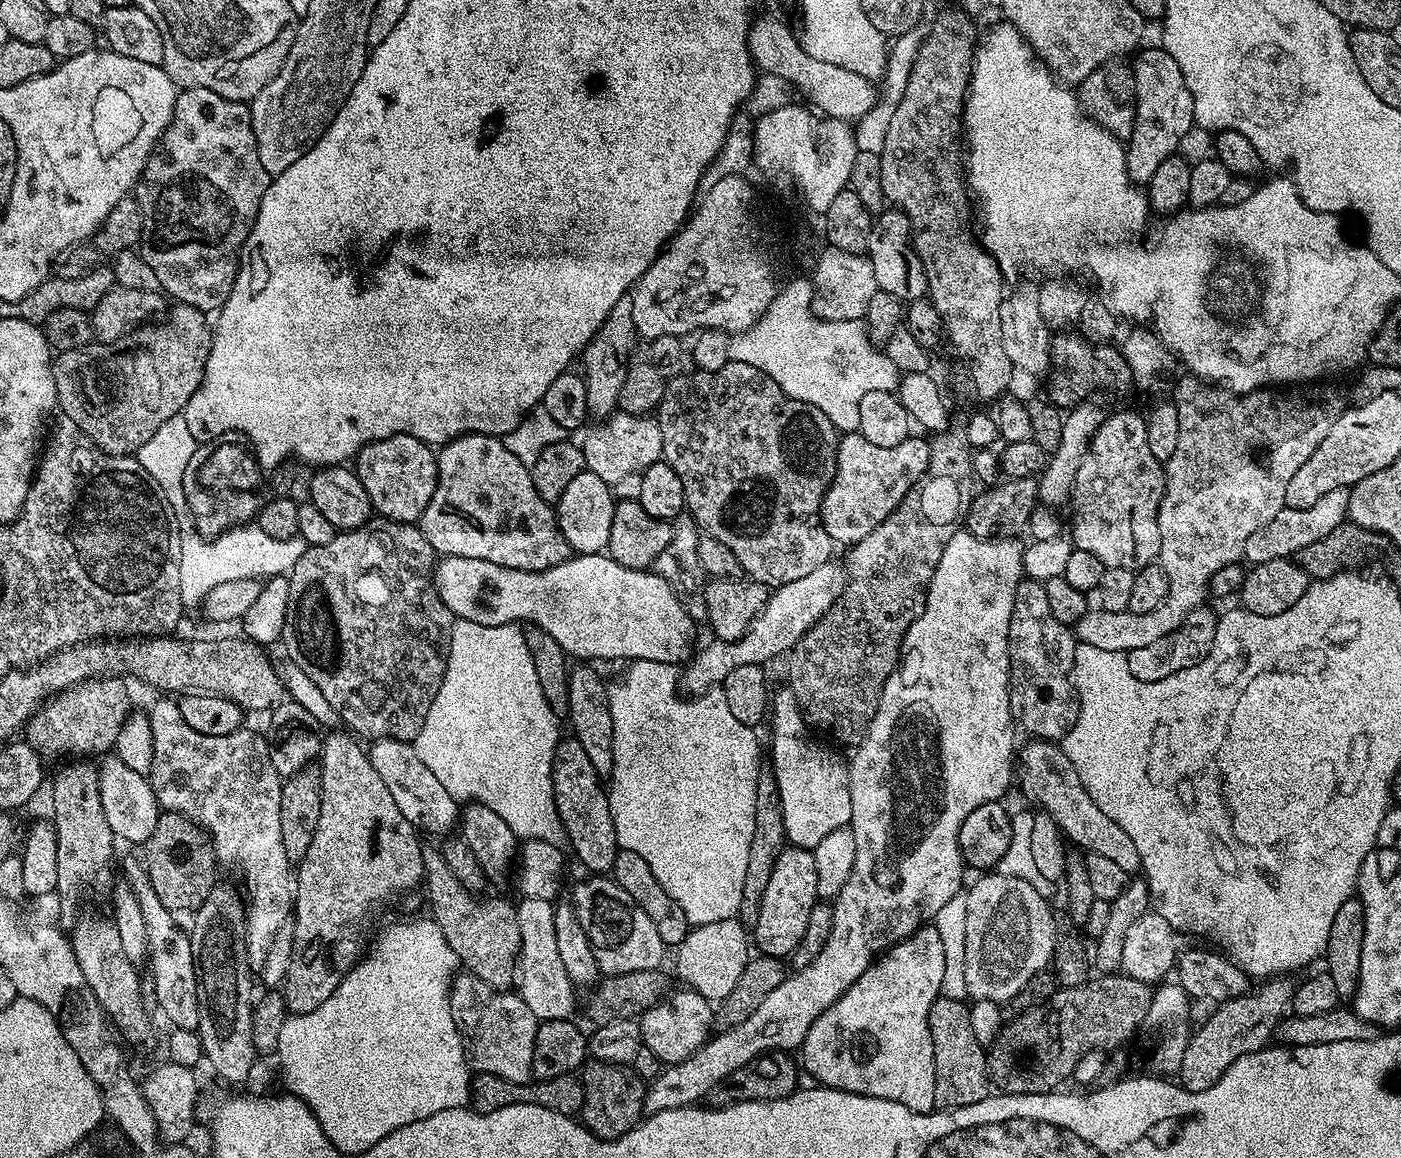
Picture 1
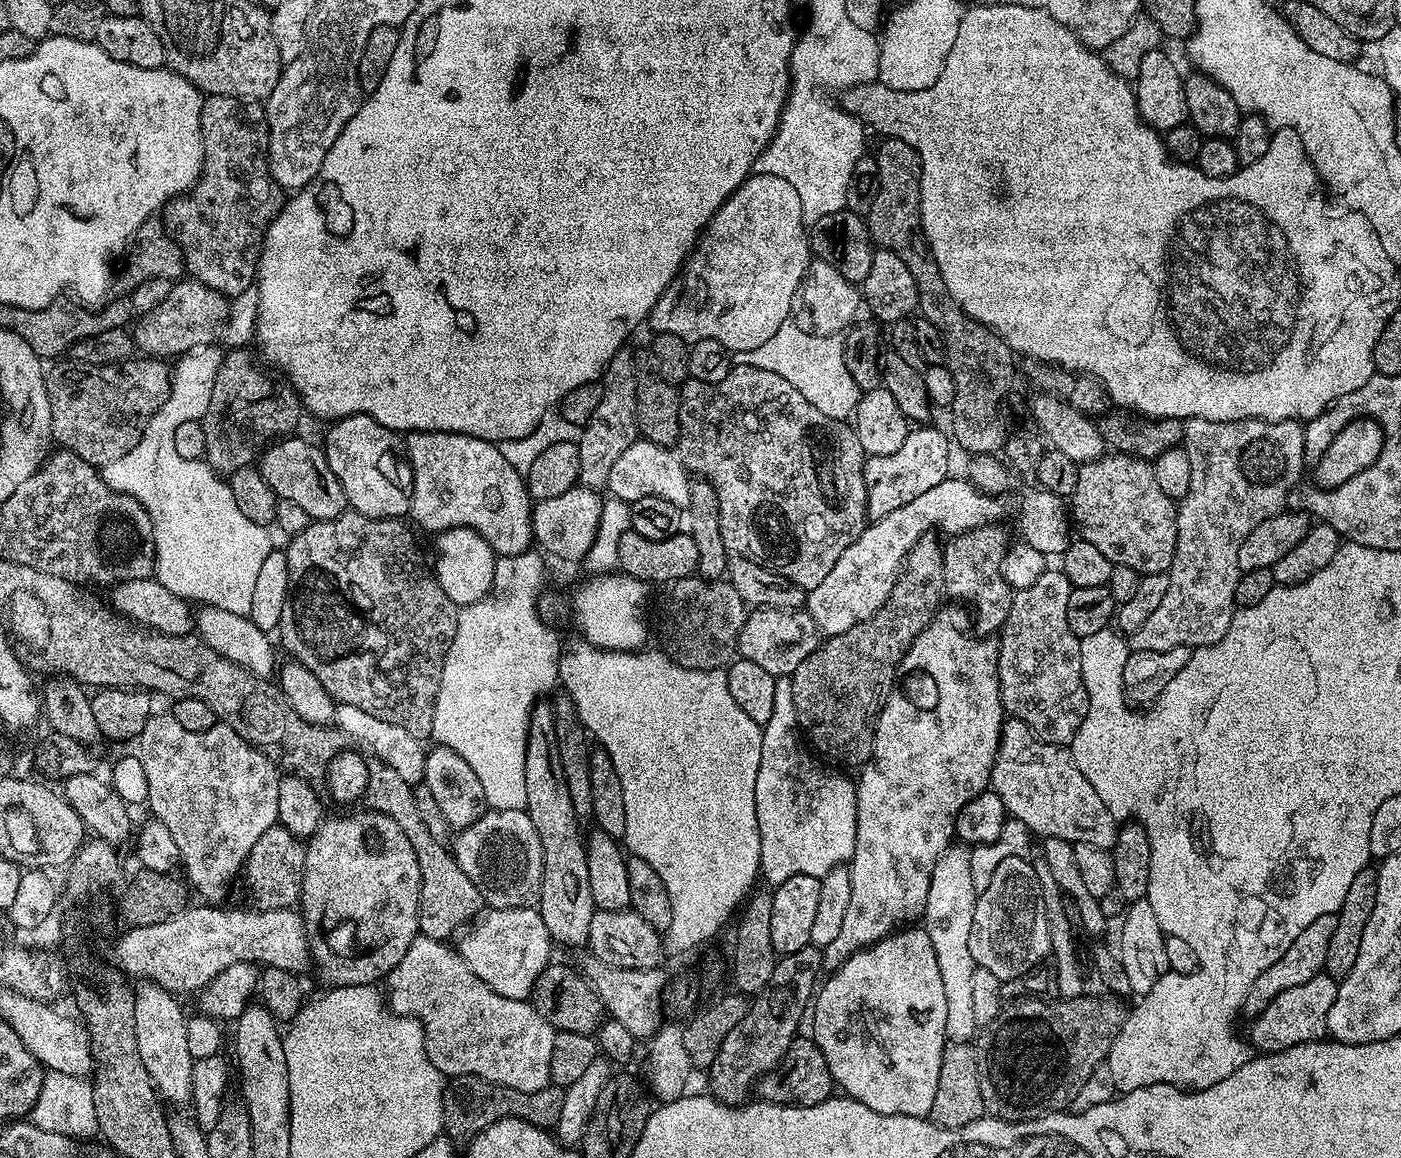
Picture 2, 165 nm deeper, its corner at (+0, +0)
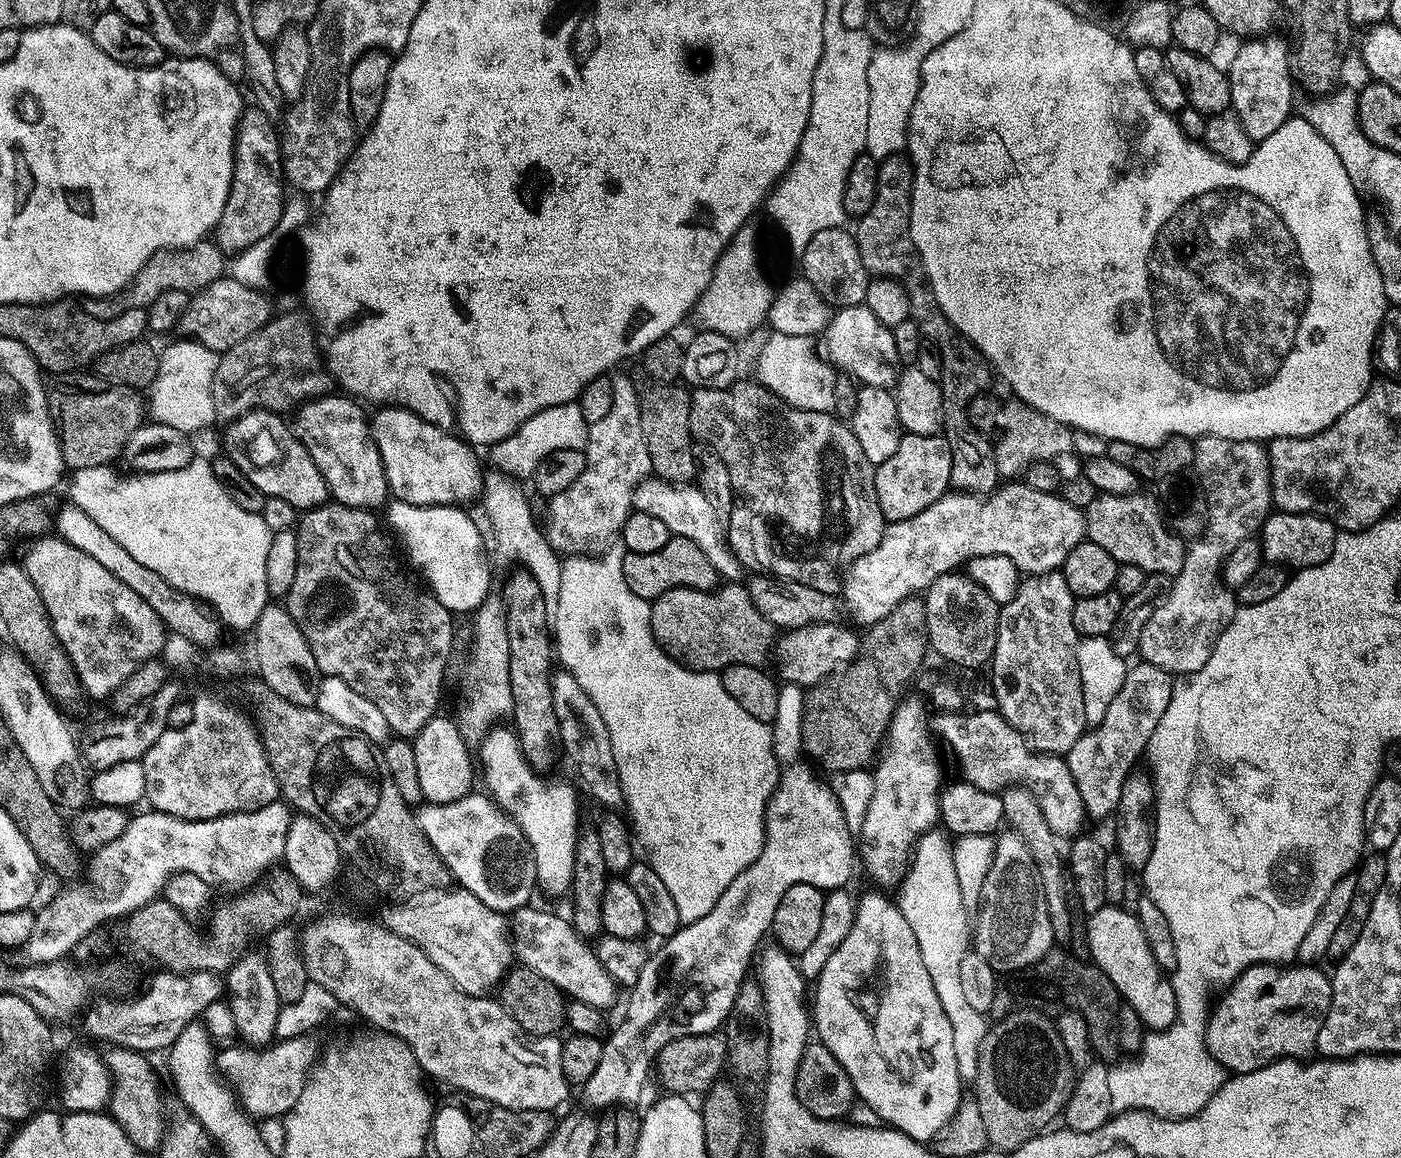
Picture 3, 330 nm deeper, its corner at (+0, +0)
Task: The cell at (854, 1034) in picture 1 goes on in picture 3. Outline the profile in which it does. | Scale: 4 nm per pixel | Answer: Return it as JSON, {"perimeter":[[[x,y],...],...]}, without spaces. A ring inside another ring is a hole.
{"perimeter":[[[868,892],[864,897],[859,897],[856,900],[856,917],[854,918],[854,926],[850,926],[850,934],[846,934],[846,938],[842,938],[842,946],[838,946],[838,950],[834,950],[834,954],[830,954],[830,958],[826,961],[826,966],[822,966],[822,974],[817,976],[814,981],[814,987],[816,987],[816,1004],[811,1005],[810,1016],[814,1021],[814,1032],[818,1035],[819,1043],[826,1046],[826,1050],[830,1050],[830,1054],[834,1054],[834,1058],[838,1058],[838,1062],[842,1062],[842,1070],[846,1070],[846,1074],[850,1074],[852,1079],[852,1085],[856,1091],[859,1103],[870,1106],[872,1110],[878,1114],[880,1120],[890,1128],[896,1128],[902,1134],[906,1134],[912,1140],[919,1140],[921,1142],[930,1142],[942,1129],[947,1128],[948,1123],[952,1120],[952,1116],[960,1106],[962,1099],[962,1093],[960,1093],[960,1087],[962,1087],[962,1081],[958,1074],[958,1061],[954,1058],[954,1030],[950,1030],[950,1018],[946,1018],[946,1010],[942,1010],[942,1002],[938,1002],[938,994],[934,990],[934,982],[930,982],[930,973],[926,971],[926,962],[922,962],[922,950],[918,950],[918,938],[914,938],[914,930],[910,930],[910,922],[906,922],[906,918],[902,918],[902,910],[899,903],[895,899],[887,900],[880,892]]]}

